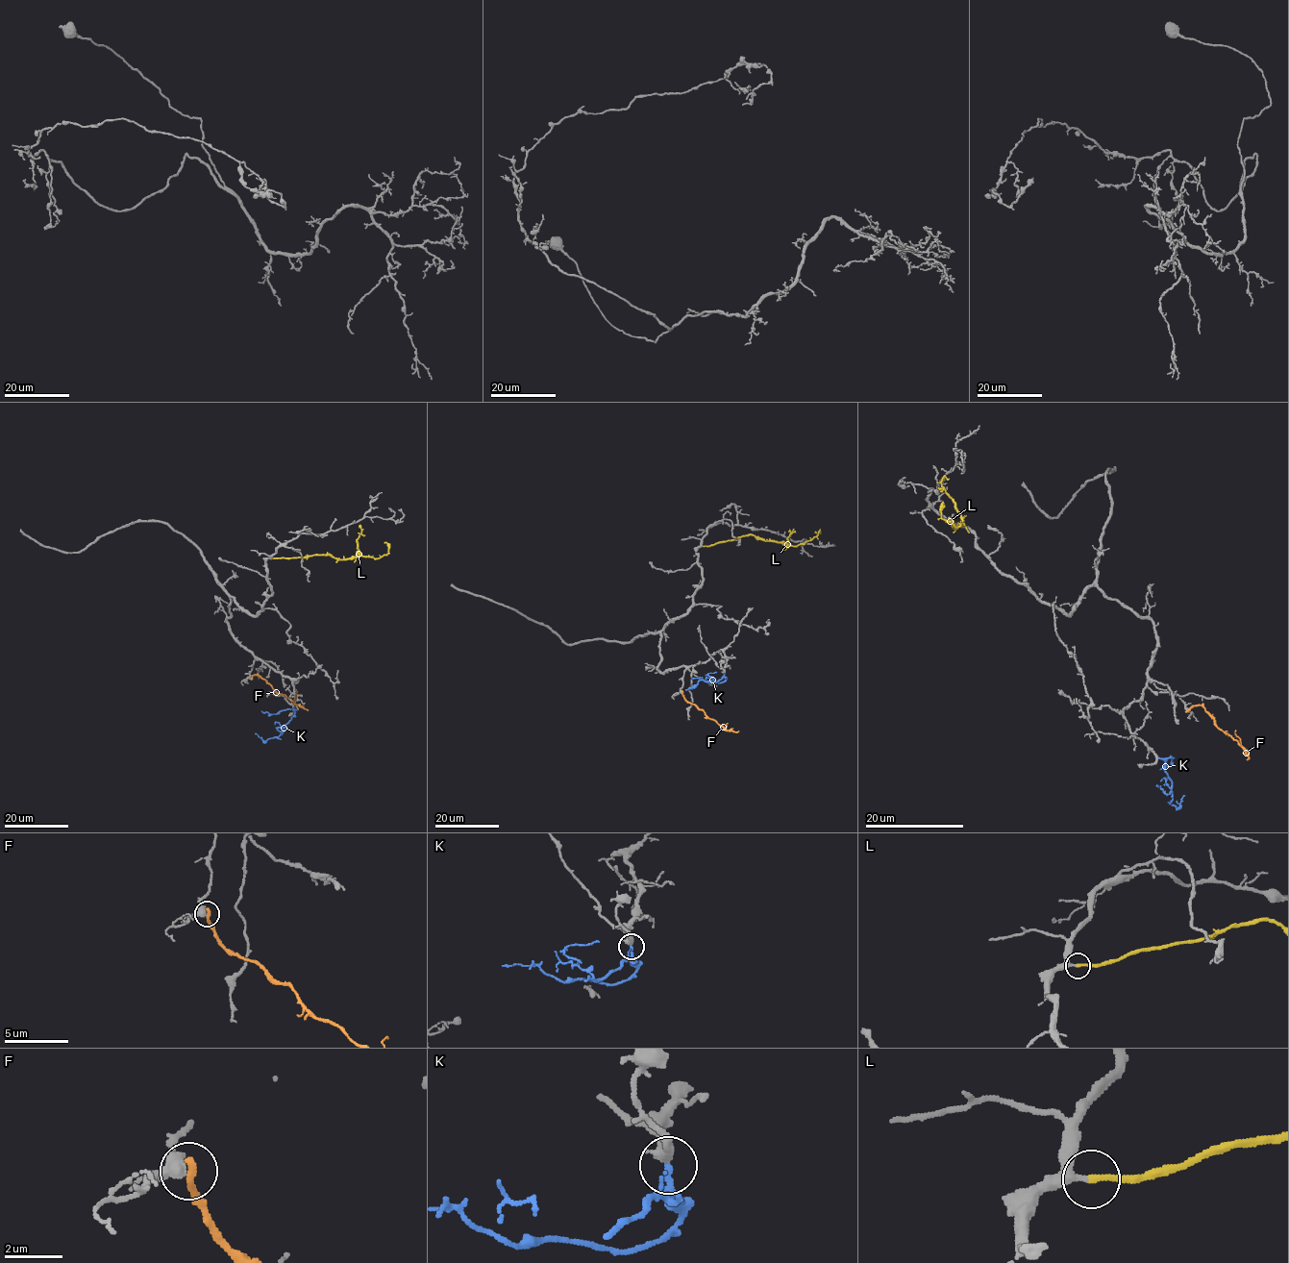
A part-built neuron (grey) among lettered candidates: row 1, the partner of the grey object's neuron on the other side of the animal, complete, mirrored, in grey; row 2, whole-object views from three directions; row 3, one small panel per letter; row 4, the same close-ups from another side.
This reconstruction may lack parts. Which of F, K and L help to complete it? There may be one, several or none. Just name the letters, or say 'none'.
K, L

